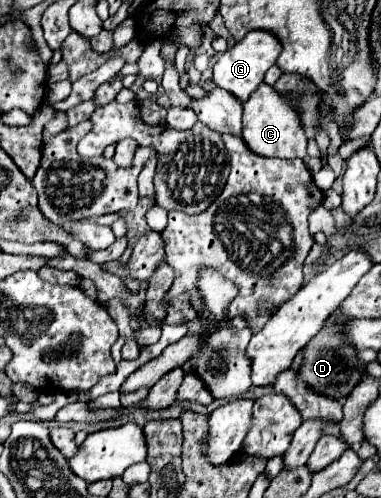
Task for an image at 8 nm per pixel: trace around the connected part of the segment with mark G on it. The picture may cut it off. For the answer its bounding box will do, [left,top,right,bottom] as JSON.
[212,31,280,103]

